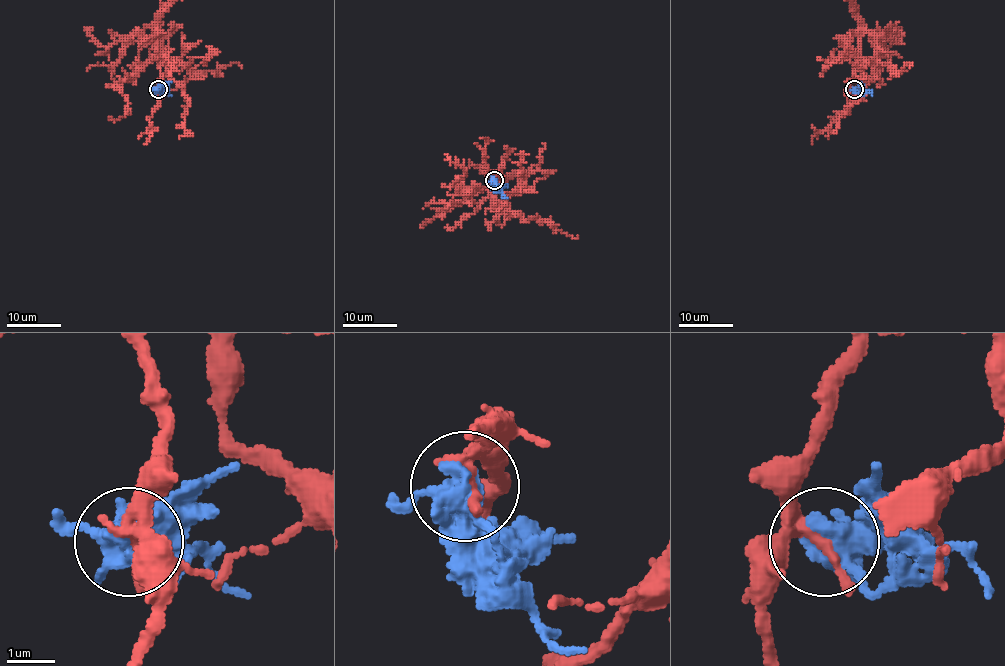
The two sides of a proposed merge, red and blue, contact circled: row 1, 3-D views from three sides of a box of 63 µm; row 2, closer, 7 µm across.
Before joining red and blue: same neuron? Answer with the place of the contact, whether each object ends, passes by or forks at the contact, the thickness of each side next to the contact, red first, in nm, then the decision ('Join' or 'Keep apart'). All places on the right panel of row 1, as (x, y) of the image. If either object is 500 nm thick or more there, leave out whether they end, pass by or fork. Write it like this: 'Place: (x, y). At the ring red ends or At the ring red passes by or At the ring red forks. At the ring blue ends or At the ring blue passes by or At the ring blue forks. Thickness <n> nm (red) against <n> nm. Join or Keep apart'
Place: (854, 89). At the ring red passes by. At the ring blue forks. Thickness 240 nm (red) against 400 nm. Keep apart

